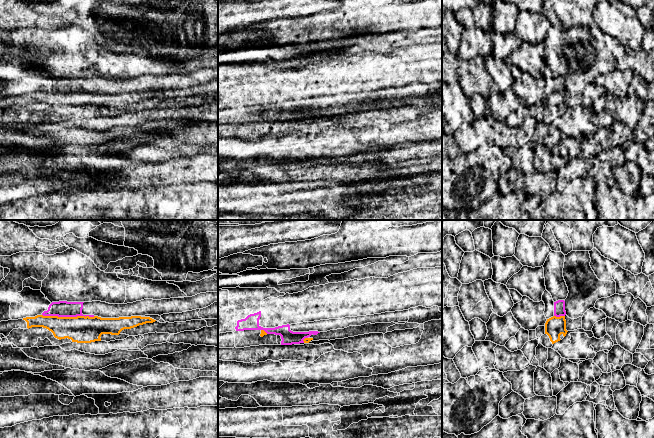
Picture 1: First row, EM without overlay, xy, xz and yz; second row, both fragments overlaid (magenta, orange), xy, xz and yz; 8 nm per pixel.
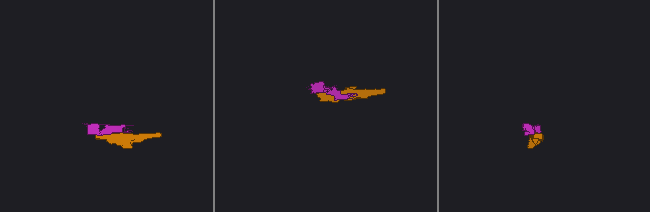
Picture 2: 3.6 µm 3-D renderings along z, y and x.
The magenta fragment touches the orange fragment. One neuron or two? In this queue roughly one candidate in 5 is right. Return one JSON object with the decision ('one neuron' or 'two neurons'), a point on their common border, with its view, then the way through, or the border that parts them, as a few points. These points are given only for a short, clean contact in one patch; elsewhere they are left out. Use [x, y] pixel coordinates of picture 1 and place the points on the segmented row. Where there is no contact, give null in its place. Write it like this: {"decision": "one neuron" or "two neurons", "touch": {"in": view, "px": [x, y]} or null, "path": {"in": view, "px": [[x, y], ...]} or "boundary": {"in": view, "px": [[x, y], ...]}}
{"decision": "two neurons", "touch": {"in": "xy", "px": [68, 316]}}

